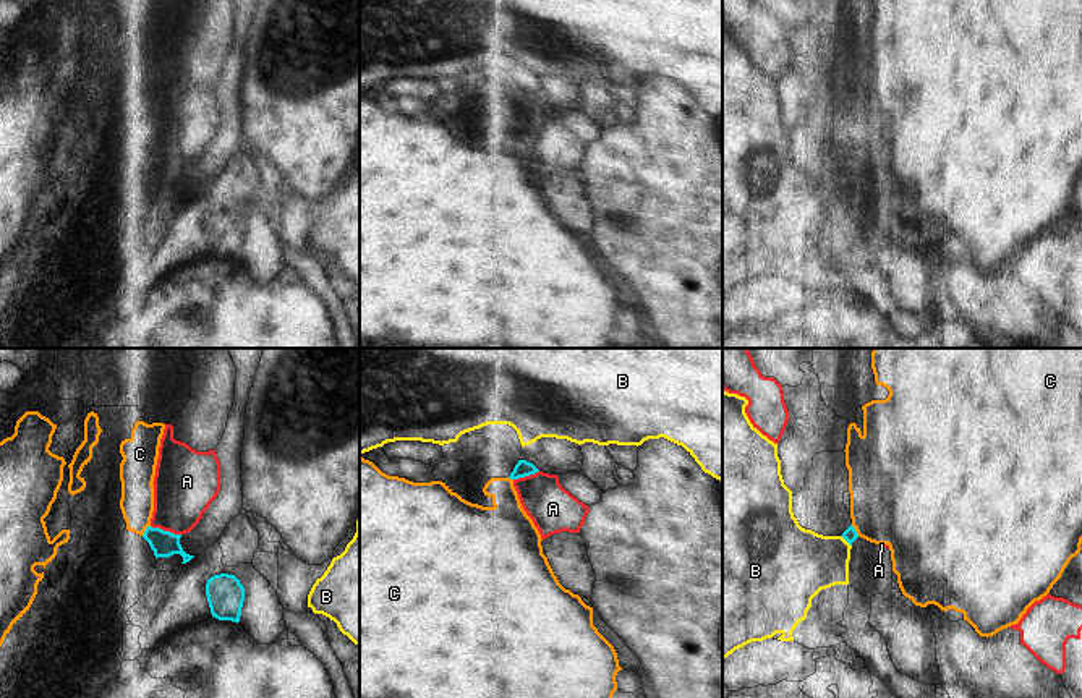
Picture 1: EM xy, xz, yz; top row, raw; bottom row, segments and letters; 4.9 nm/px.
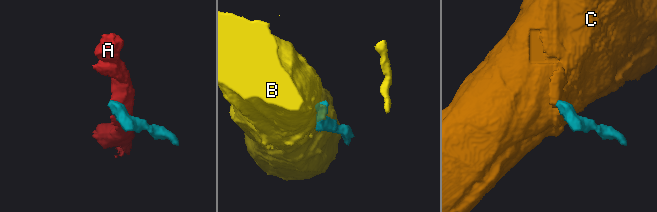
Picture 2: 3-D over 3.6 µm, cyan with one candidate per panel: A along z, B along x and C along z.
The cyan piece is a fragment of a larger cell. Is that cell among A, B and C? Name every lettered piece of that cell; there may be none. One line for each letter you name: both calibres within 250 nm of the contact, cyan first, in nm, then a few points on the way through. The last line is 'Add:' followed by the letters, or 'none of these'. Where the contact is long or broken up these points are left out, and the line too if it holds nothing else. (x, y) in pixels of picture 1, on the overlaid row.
Add: none of these

